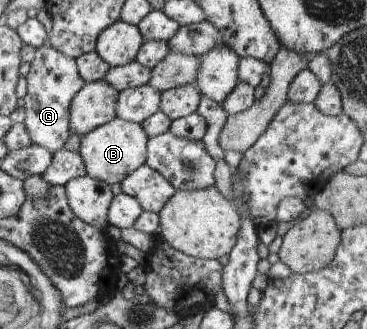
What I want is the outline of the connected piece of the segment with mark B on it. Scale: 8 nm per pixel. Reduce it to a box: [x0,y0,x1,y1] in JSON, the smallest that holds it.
[78,116,149,185]

